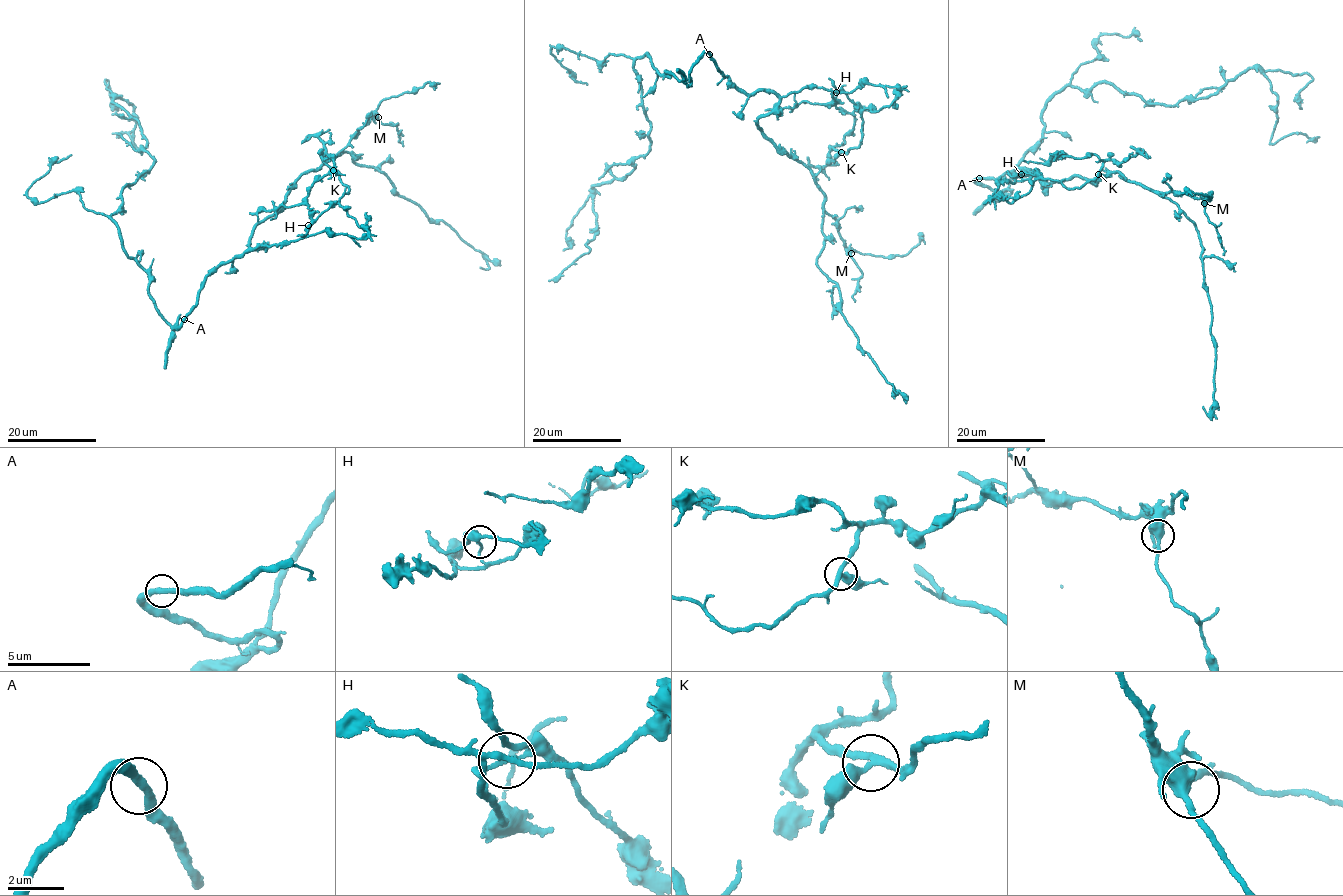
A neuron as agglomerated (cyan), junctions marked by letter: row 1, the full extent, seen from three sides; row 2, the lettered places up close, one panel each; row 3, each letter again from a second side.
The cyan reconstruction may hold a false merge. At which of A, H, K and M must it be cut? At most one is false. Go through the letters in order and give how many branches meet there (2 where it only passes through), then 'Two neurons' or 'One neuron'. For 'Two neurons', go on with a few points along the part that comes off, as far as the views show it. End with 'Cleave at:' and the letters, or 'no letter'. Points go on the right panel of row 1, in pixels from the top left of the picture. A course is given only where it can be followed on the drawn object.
A: Branches: 2. One neuron
H: Branches: 2. Two neurons. Course of the part to remove: (1021, 174), (1074, 189), (1095, 178), (1103, 160), (1094, 155), (1057, 155), (1047, 162), (1051, 156), (1067, 155)
K: Branches: 3. One neuron
M: Branches: 2. One neuron
Cleave at: H

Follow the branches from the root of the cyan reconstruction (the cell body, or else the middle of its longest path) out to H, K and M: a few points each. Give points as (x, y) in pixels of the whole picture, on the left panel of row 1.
H: (185, 318), (196, 303), (202, 284), (209, 273), (261, 245), (271, 246), (302, 239), (309, 225)
K: (185, 318), (204, 279), (218, 267), (261, 245), (286, 244), (306, 235), (305, 228), (350, 189), (333, 170)
M: (185, 318), (209, 273), (261, 248), (249, 245), (254, 228), (278, 208), (288, 190), (378, 117)

